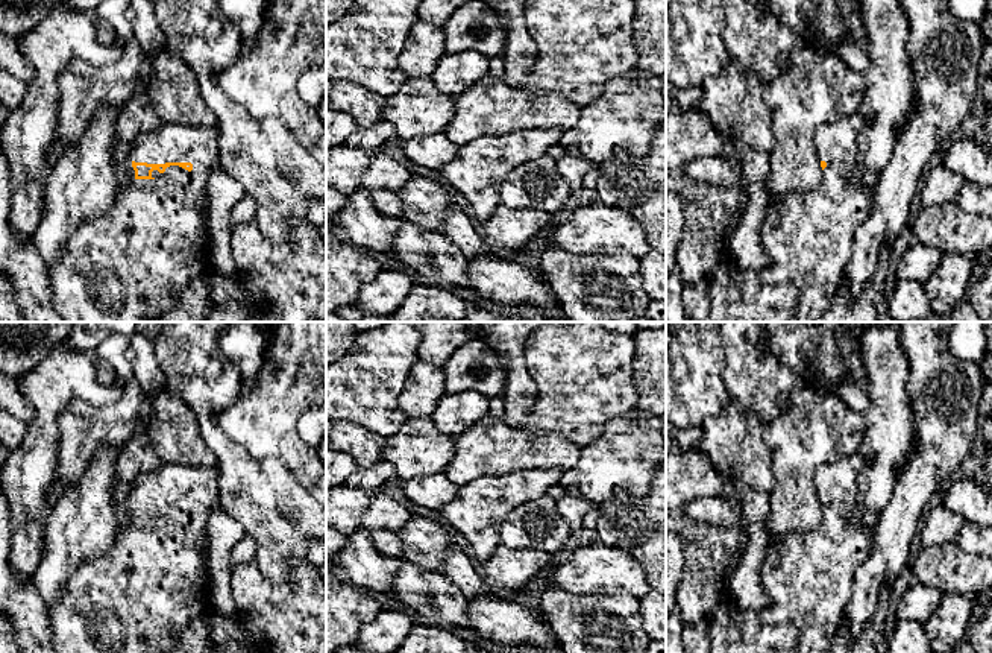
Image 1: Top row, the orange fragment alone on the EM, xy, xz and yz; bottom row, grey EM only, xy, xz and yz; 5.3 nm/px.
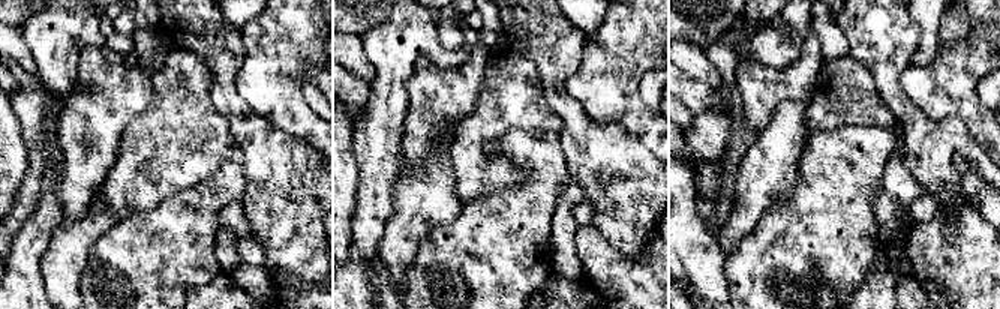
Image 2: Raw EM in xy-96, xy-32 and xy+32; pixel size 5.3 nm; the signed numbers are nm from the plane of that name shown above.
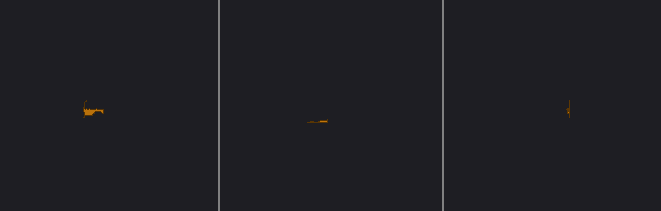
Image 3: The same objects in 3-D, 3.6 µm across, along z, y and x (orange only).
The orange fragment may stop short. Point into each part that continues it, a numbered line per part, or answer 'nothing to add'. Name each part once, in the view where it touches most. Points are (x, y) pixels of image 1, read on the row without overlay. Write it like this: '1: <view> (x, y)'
1: xy (150, 586)

